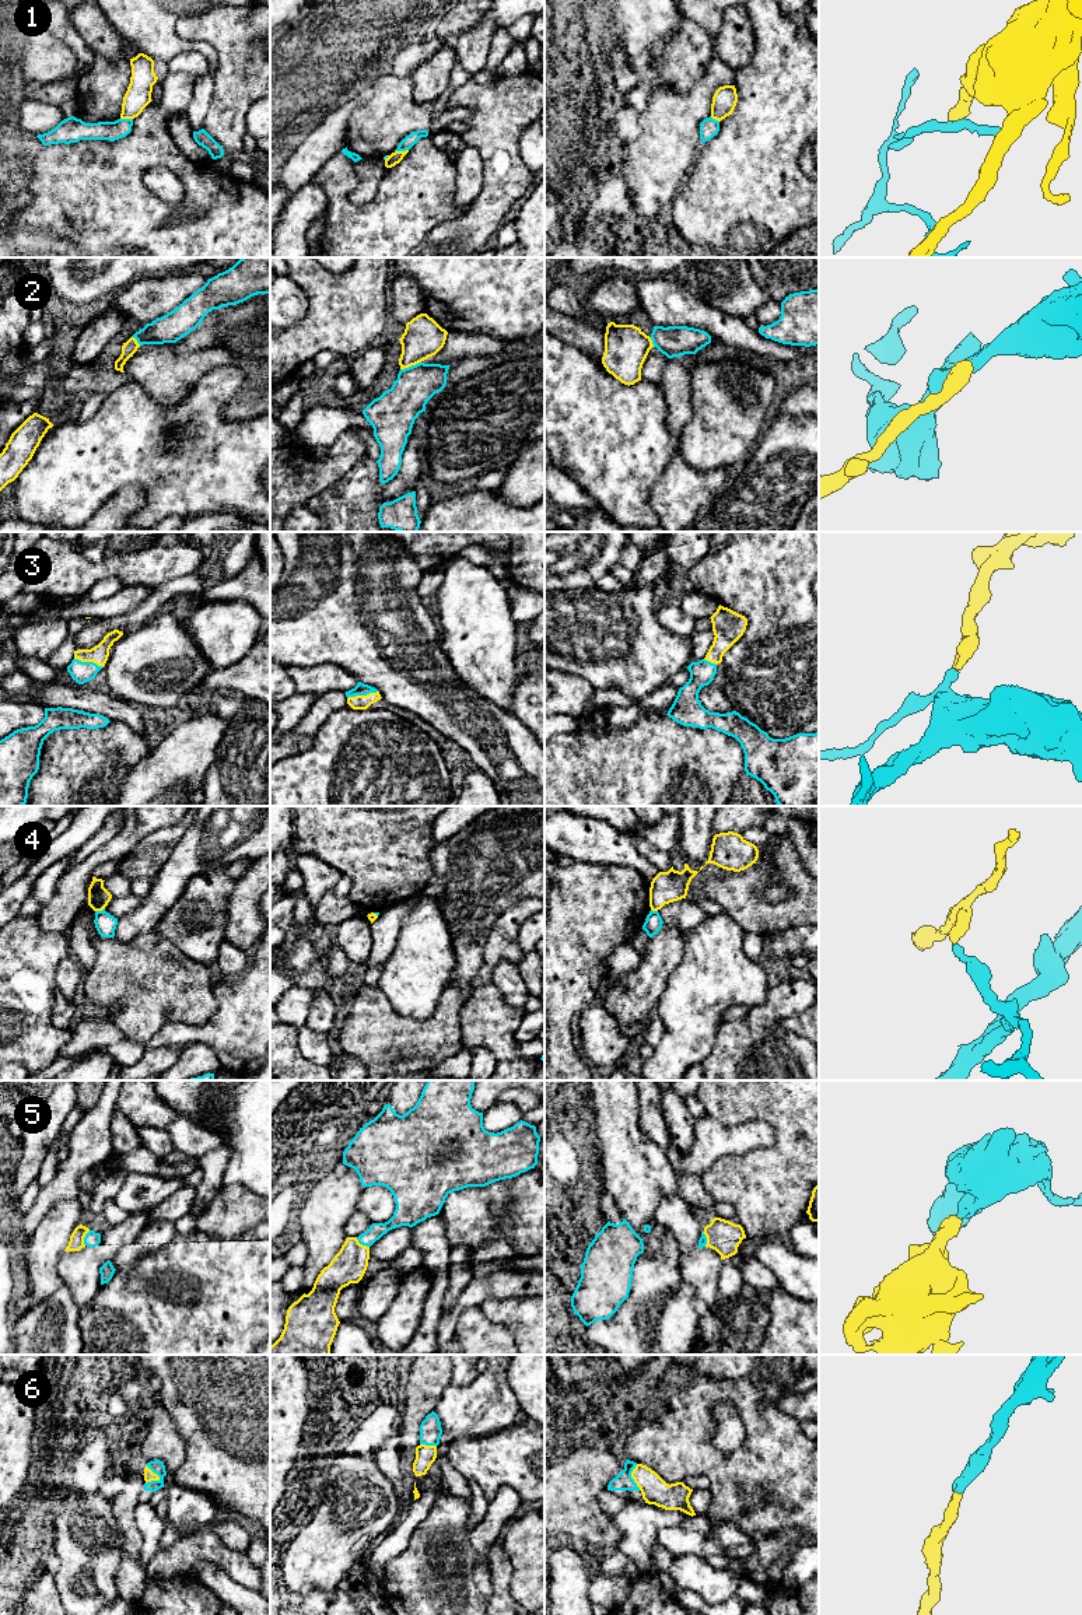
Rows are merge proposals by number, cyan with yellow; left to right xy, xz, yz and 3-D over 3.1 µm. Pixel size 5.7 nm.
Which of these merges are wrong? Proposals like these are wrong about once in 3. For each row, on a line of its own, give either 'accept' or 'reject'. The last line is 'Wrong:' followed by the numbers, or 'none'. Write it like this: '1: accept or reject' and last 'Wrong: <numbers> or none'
1: reject
2: accept
3: accept
4: reject
5: accept
6: accept
Wrong: 1, 4

